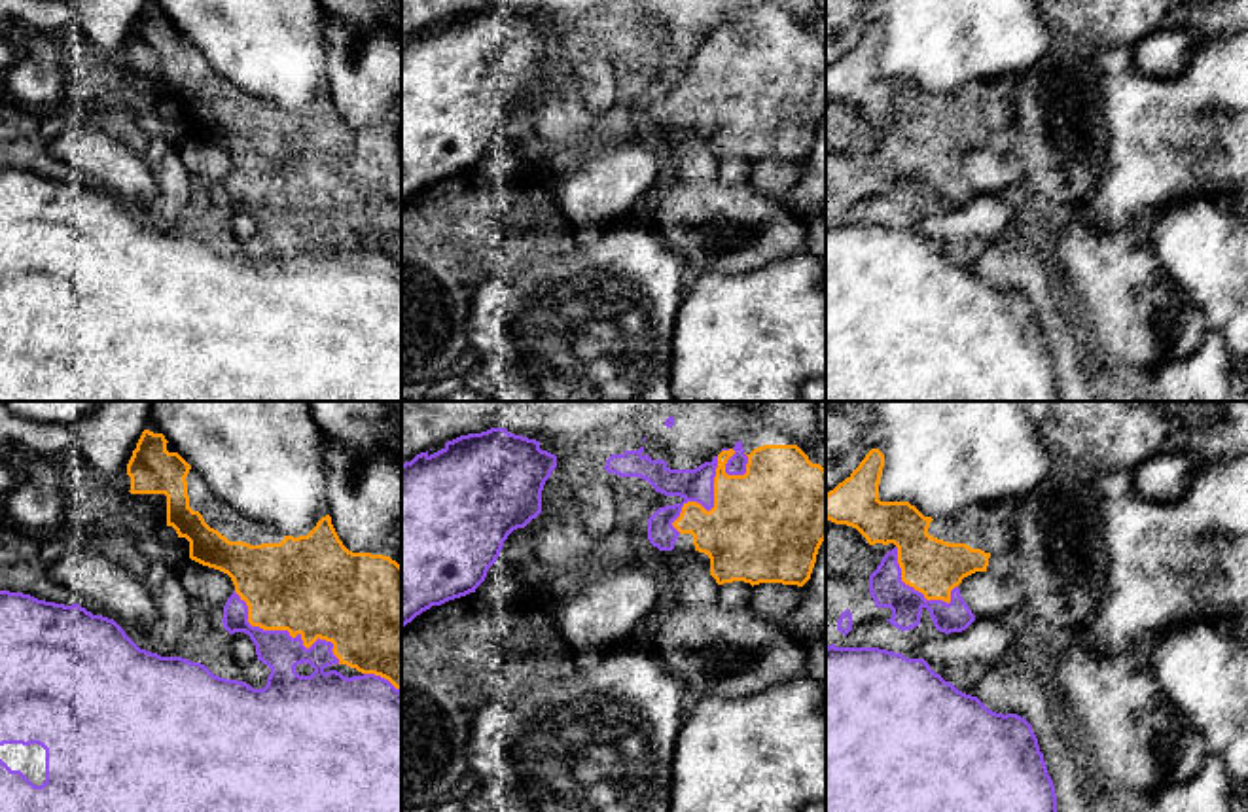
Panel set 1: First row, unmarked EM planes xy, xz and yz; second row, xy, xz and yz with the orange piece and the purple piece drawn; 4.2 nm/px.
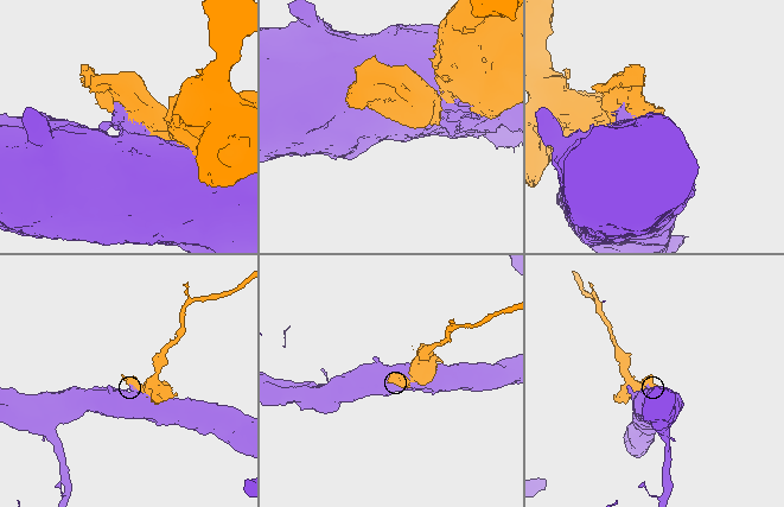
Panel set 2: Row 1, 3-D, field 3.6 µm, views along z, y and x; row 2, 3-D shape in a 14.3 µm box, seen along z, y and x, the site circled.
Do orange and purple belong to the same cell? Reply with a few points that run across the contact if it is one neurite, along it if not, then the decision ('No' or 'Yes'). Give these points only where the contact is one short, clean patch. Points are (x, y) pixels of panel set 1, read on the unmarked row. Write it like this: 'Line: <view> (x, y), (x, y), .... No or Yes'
No

